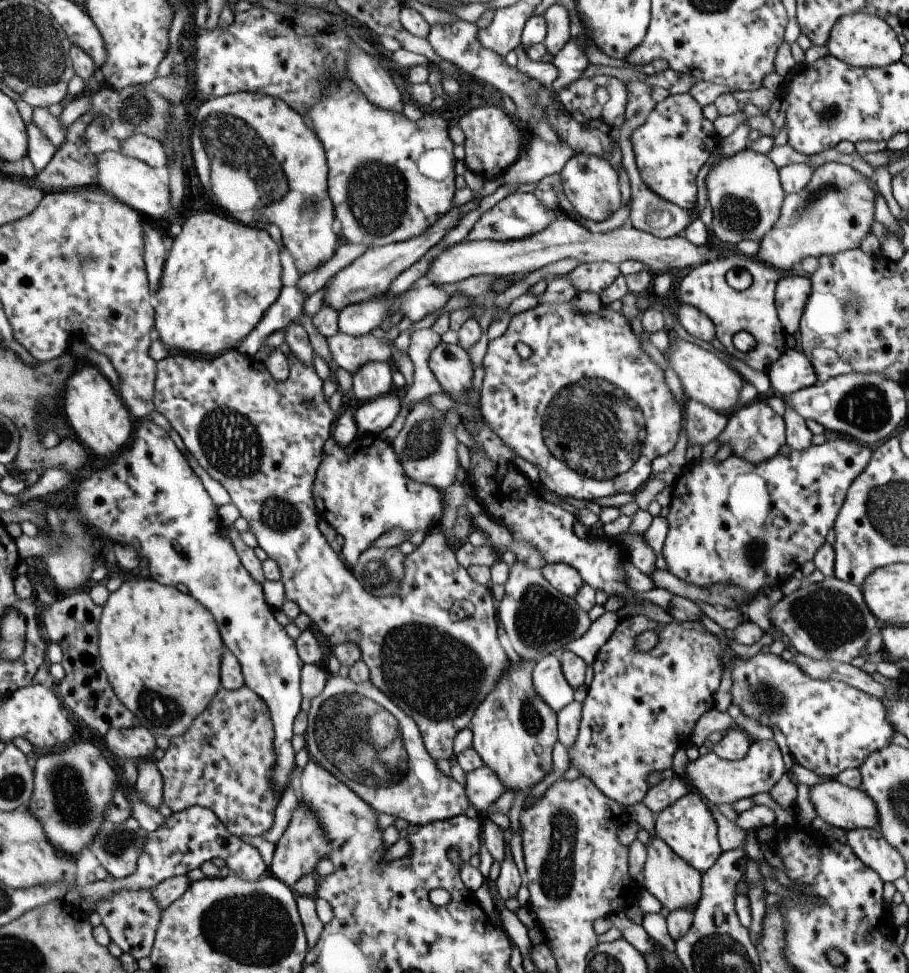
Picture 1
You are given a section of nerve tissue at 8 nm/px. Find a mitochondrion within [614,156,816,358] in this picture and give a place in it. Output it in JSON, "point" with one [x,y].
{"point":[737,213]}

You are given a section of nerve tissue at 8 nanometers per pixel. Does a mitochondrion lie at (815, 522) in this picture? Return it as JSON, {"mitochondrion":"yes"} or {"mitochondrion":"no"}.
{"mitochondrion":"no"}

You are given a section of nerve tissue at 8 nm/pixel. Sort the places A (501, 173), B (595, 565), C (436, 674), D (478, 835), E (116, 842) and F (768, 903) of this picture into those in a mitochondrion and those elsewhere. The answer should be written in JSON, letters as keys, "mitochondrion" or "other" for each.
{"A":"other","B":"other","C":"mitochondrion","D":"other","E":"mitochondrion","F":"other"}

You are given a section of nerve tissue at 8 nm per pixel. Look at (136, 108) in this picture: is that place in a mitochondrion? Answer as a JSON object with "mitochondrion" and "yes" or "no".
{"mitochondrion":"yes"}

